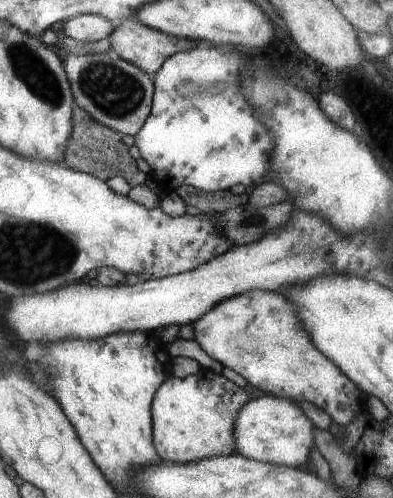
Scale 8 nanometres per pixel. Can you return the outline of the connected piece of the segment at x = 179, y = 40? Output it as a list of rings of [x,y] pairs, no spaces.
[[[130,18],[123,22],[110,36],[114,42],[116,56],[150,74],[158,72],[165,60],[177,52],[192,50],[198,45],[194,39],[170,36],[148,28],[138,20]]]

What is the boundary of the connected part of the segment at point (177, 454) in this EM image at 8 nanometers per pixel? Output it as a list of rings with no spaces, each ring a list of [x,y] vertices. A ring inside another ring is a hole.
[[[202,369],[197,374],[178,379],[172,376],[153,397],[153,441],[162,460],[178,463],[230,455],[236,452],[234,426],[248,394],[222,374]]]

